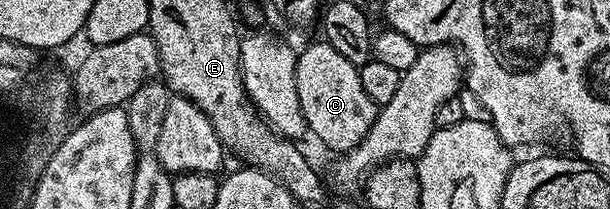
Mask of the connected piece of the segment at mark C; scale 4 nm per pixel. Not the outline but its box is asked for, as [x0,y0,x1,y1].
[295,41,379,153]

